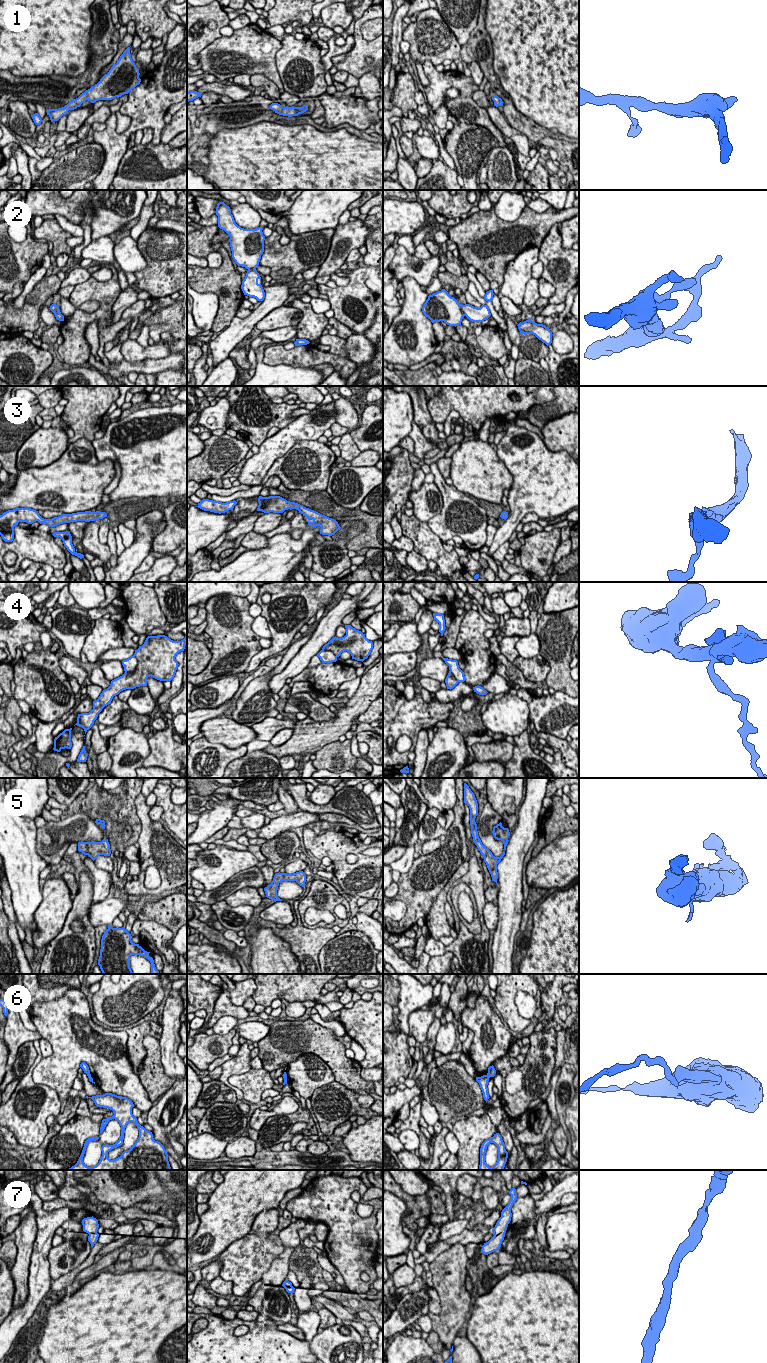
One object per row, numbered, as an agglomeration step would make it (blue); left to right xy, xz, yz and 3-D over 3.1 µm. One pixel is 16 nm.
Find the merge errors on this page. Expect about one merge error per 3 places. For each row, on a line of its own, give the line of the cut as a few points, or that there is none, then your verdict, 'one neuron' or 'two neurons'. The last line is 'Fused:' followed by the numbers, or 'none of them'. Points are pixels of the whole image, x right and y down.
1: cut none; one neuron
2: cut none; one neuron
3: cut none; one neuron
4: cut xy (134, 655), (137, 665), (132, 671), (125, 673); two neurons
5: cut none; one neuron
6: cut yz (487, 1074), (489, 1077); two neurons
7: cut none; one neuron
Fused: 4, 6

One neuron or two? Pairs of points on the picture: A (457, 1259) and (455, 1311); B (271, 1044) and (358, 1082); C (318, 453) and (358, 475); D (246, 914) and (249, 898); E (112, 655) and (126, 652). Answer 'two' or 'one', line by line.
A: one
B: one
C: two
D: two
E: one

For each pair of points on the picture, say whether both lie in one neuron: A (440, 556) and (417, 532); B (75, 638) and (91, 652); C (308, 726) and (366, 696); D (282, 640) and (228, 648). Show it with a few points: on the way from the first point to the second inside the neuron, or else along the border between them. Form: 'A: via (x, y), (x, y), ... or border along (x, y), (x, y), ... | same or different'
A: via (434, 550), (423, 538) | same
B: border along (94, 624), (81, 650) | different
C: via (322, 727), (334, 727), (352, 709) | same
D: border along (263, 649), (259, 650), (251, 658), (247, 668) | different

